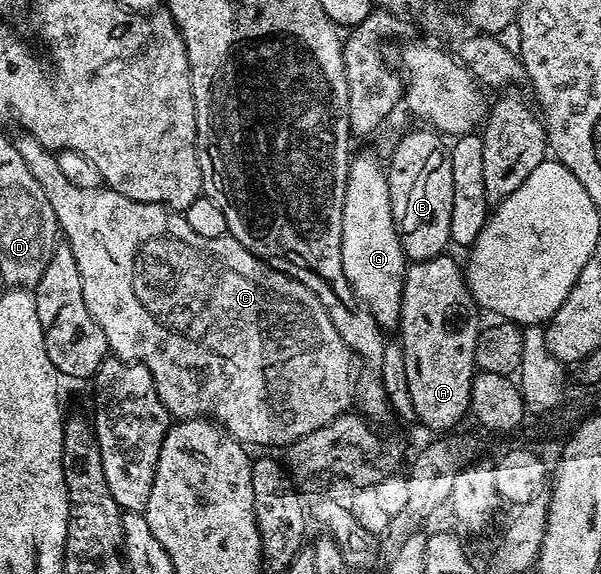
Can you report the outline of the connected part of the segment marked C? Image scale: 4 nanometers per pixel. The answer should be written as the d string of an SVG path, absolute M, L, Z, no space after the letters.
M23 136L23 139L18 139L17 145L21 160L25 160L29 172L33 172L33 180L41 184L41 192L45 192L45 197L53 208L65 244L73 252L73 260L77 262L77 272L81 272L81 292L85 296L85 308L89 308L89 316L93 316L101 332L105 332L108 351L123 362L139 362L151 373L153 384L157 388L157 396L172 419L210 420L225 430L230 438L243 443L247 448L252 448L251 446L287 448L298 438L303 438L309 432L334 422L346 411L343 409L346 408L347 401L350 403L353 398L353 374L351 378L353 355L341 340L341 336L337 336L337 328L333 328L333 320L329 320L327 313L321 309L315 297L302 284L277 272L272 266L266 266L235 238L197 236L197 232L189 228L187 219L182 213L172 212L166 206L134 202L110 188L93 192L73 188L73 184L69 184L69 180L61 176L58 157L42 146L36 138Z

